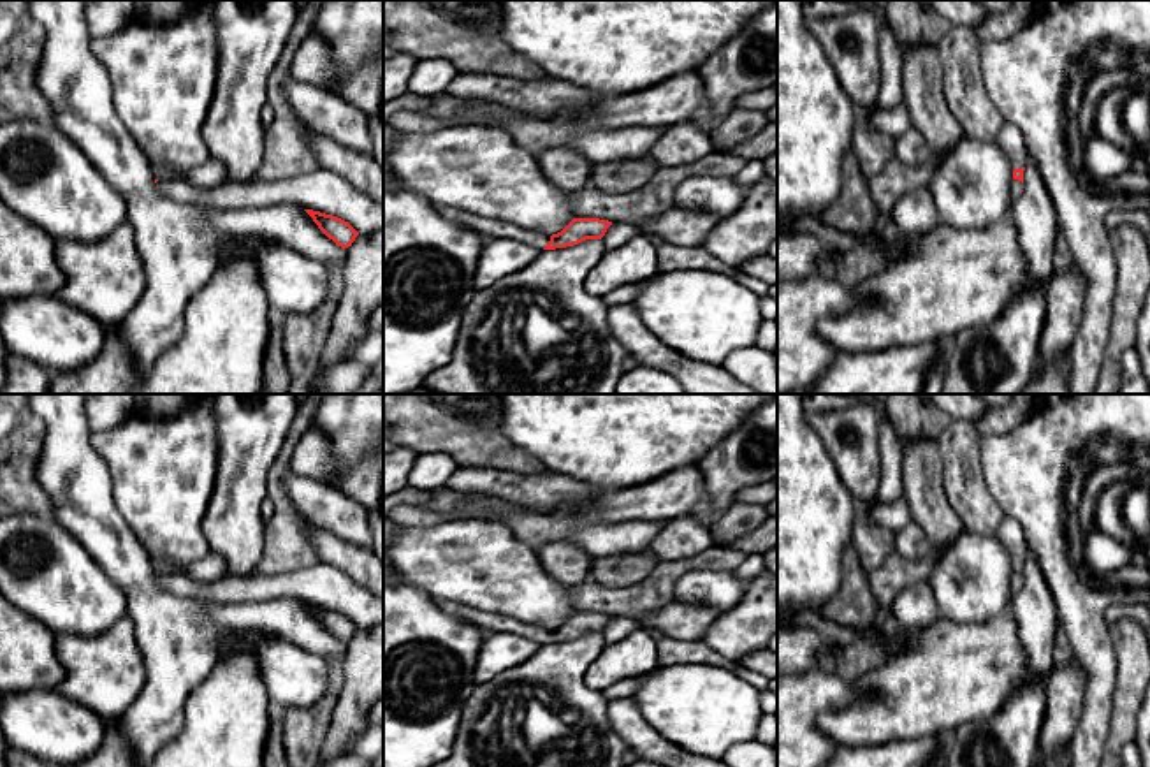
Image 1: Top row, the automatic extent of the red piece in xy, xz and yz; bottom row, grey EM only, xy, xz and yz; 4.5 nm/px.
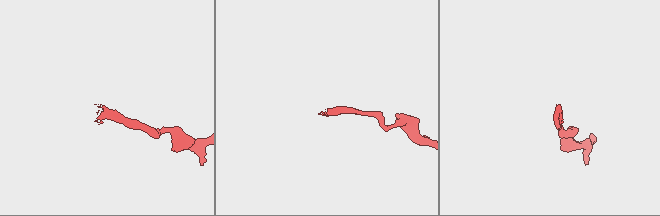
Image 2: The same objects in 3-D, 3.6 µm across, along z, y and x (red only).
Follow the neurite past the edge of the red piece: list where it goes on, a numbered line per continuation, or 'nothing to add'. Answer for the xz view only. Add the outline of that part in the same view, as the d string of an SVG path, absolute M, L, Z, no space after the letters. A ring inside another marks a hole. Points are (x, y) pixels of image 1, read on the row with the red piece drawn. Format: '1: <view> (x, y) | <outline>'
1: xz (493, 227) | M441 206L438 208L447 218L455 220L491 237L513 237L520 243L533 245L538 252L543 250L545 245L550 241L550 234L545 234L535 229L524 229L510 222L503 222L498 218L485 218L485 216L471 215L459 209L448 209Z

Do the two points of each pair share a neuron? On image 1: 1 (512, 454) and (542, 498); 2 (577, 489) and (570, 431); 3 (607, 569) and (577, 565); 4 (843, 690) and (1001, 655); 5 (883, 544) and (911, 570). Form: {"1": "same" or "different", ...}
{"1": "different", "2": "different", "3": "different", "4": "different", "5": "different"}

